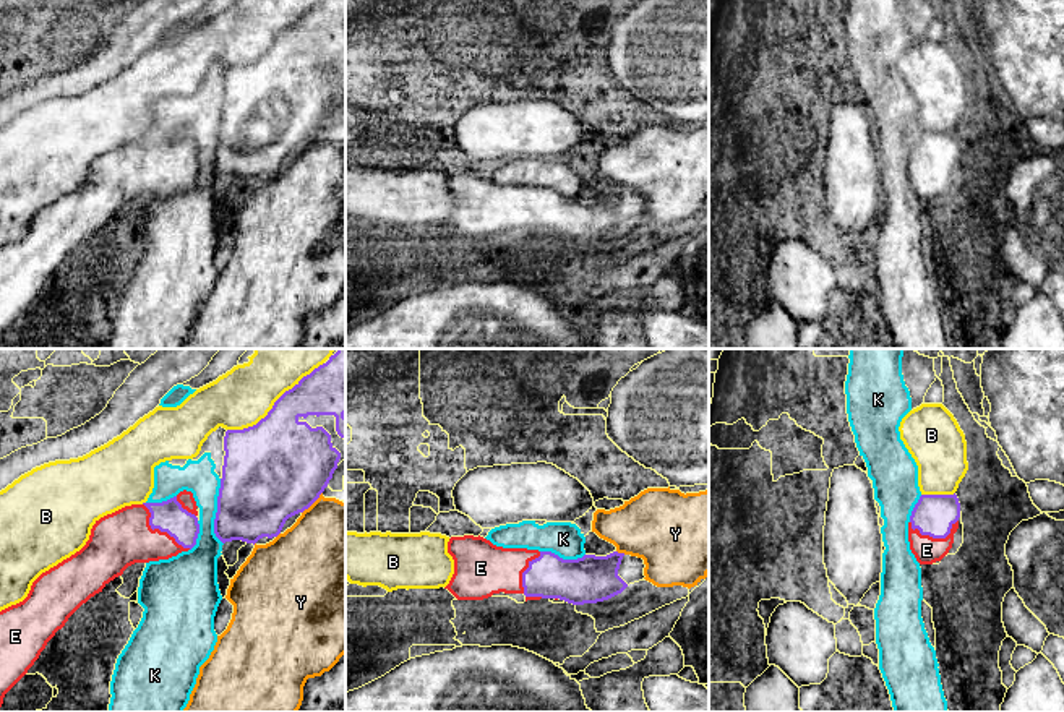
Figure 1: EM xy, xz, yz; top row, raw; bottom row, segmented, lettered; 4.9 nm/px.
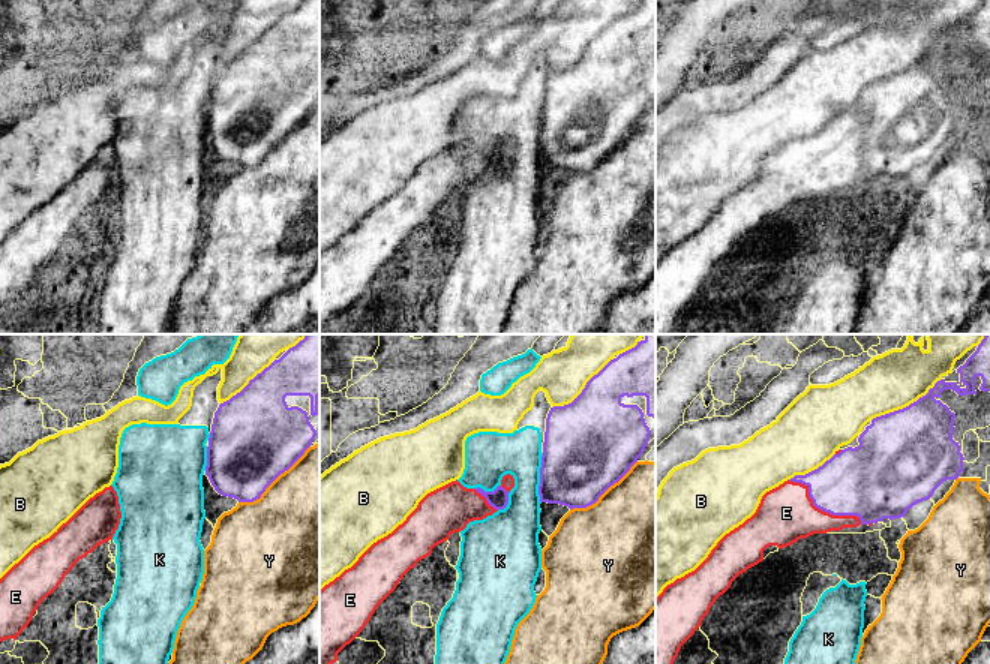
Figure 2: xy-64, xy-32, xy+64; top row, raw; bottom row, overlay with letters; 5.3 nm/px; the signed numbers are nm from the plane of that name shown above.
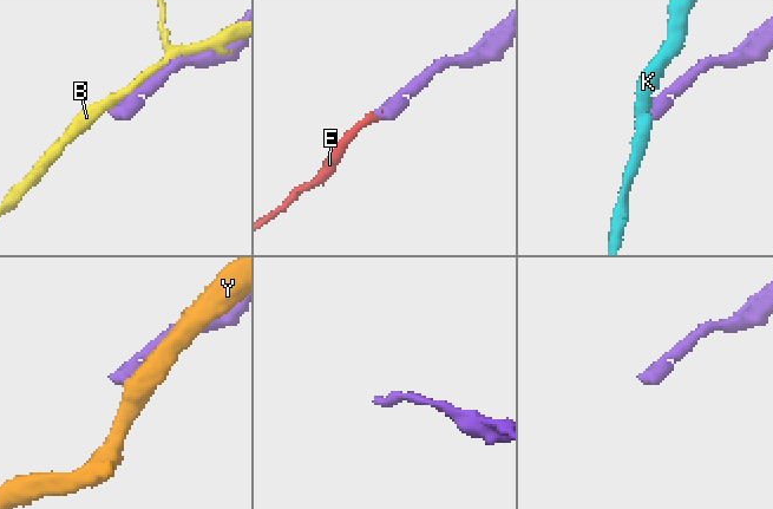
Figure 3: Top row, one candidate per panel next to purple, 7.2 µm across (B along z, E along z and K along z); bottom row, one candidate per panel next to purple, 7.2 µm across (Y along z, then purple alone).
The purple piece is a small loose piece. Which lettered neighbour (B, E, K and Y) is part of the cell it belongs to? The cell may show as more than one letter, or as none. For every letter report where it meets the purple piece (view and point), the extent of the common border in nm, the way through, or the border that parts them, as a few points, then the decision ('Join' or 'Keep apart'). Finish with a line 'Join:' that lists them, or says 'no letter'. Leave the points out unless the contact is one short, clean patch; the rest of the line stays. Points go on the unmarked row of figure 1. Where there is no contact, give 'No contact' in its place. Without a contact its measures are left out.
B: Touches purple at xy (274, 41). Shared border 600 nm. Keep apart
E: Touches purple at xy (159, 166). Shared border 340 nm. Join
K: Touches purple at xy (218, 148). Shared border 320 nm. Boundary: xy (219, 115), (214, 172), (223, 180). Keep apart
Y: Touches purple at xy (312, 140). Shared border 150 nm. Keep apart
Join: E

